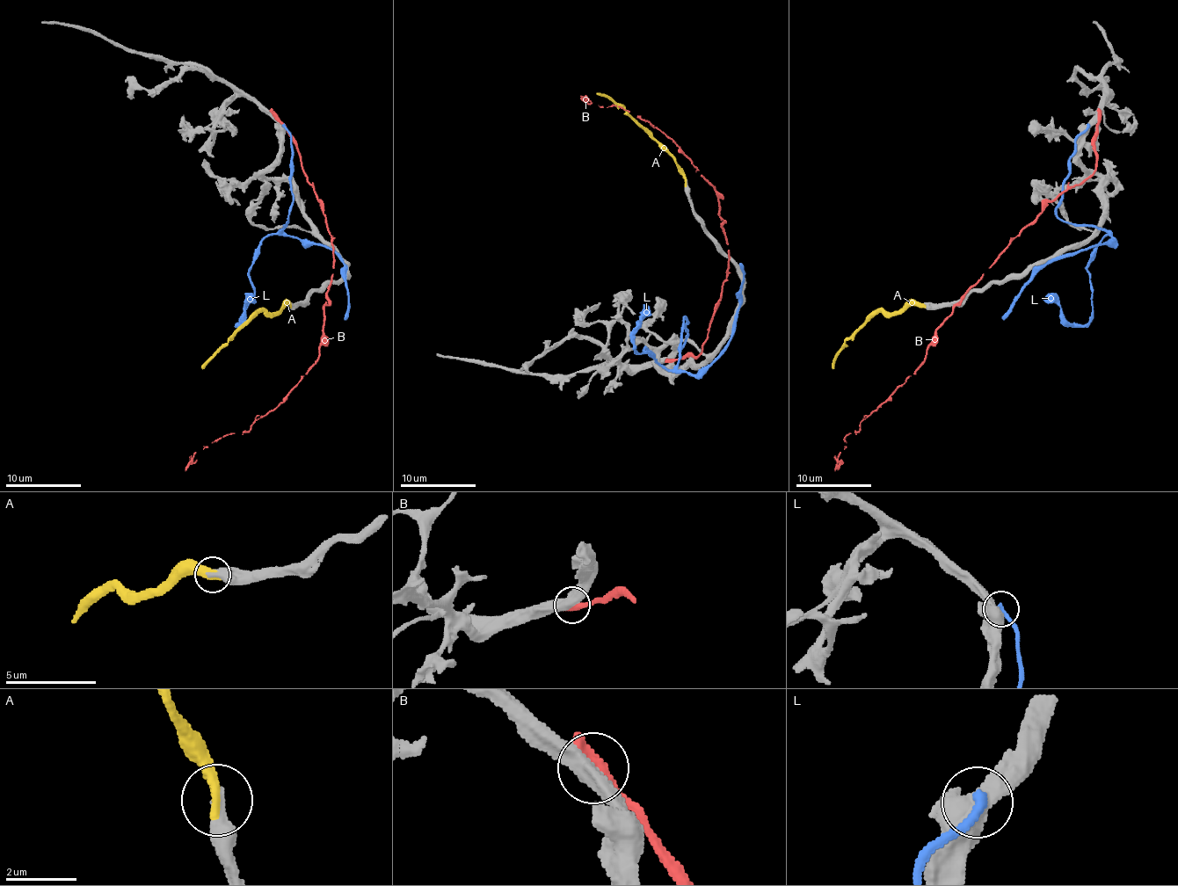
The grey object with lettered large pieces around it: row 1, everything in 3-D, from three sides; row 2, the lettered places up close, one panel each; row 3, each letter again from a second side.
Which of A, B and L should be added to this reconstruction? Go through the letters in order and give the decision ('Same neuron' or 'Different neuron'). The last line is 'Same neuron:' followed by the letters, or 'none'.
A: Same neuron
B: Different neuron
L: Different neuron
Same neuron: A

